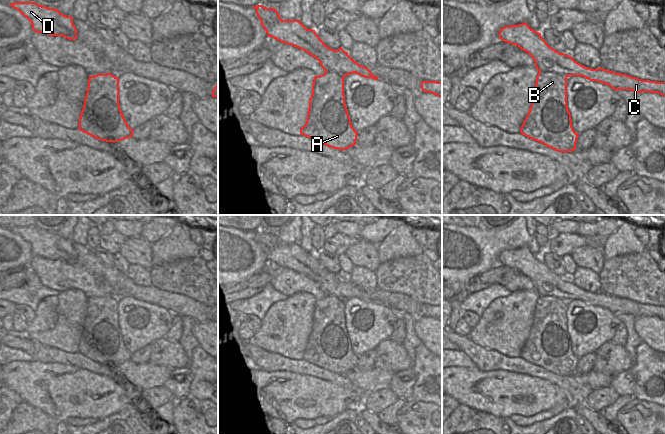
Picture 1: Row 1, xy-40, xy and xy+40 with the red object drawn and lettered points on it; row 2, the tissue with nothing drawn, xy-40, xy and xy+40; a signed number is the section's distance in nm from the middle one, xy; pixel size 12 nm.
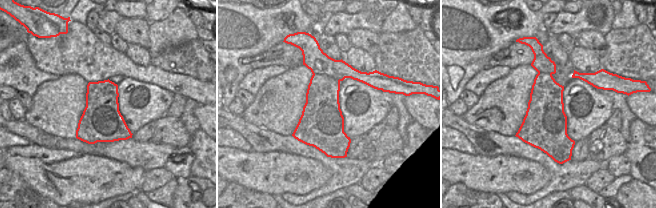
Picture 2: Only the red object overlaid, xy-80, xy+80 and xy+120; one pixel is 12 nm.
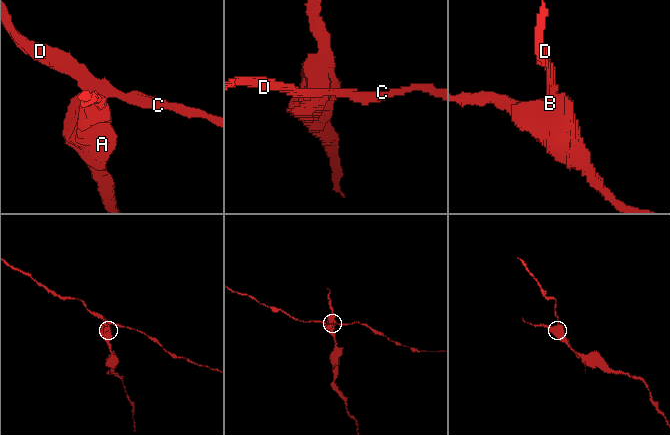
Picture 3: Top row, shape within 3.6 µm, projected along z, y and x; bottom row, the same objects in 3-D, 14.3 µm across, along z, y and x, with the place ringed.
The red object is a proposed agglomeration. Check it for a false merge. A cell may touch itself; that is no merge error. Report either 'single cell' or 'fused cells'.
fused cells

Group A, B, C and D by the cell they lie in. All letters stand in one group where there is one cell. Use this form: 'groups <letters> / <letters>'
groups A B / C D

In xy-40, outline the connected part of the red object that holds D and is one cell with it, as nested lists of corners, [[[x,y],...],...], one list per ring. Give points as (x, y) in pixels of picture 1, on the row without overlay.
[[[14,226],[9,229],[31,246],[34,256],[63,260],[69,264],[77,263],[77,253],[71,240],[66,240],[55,232],[48,232],[36,226]]]

